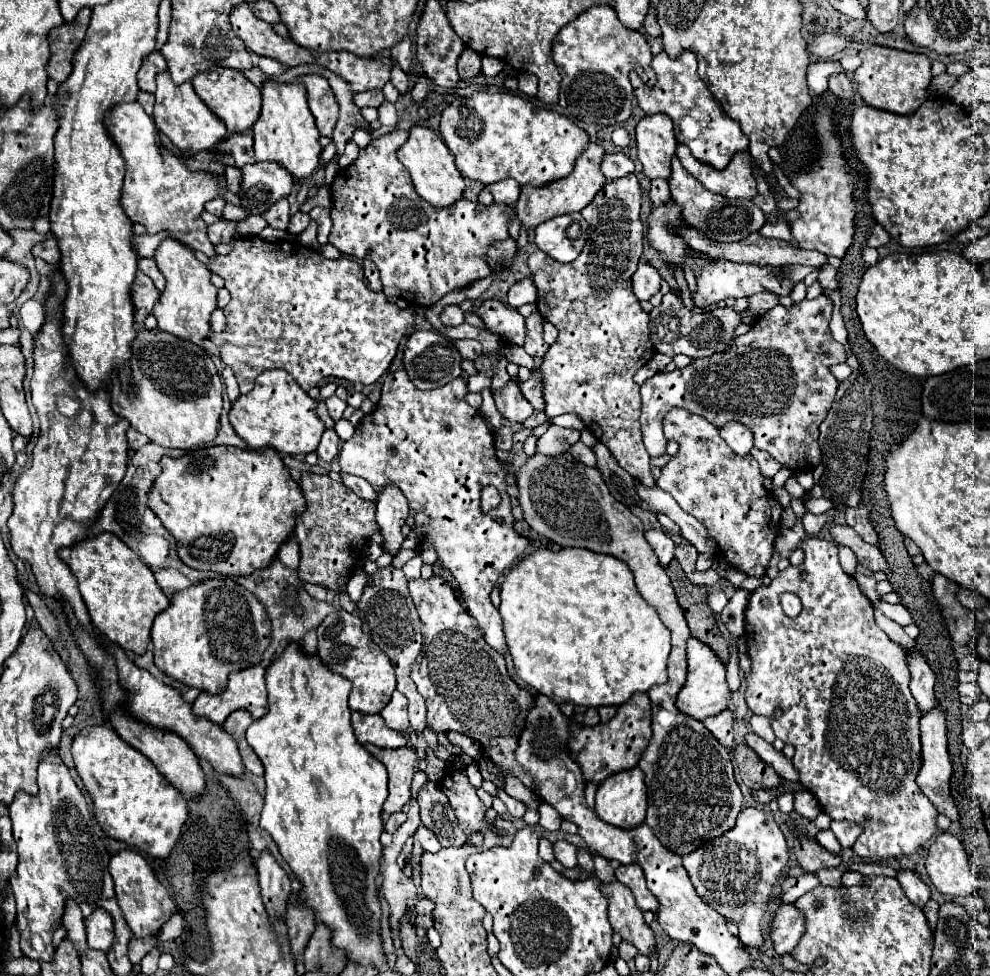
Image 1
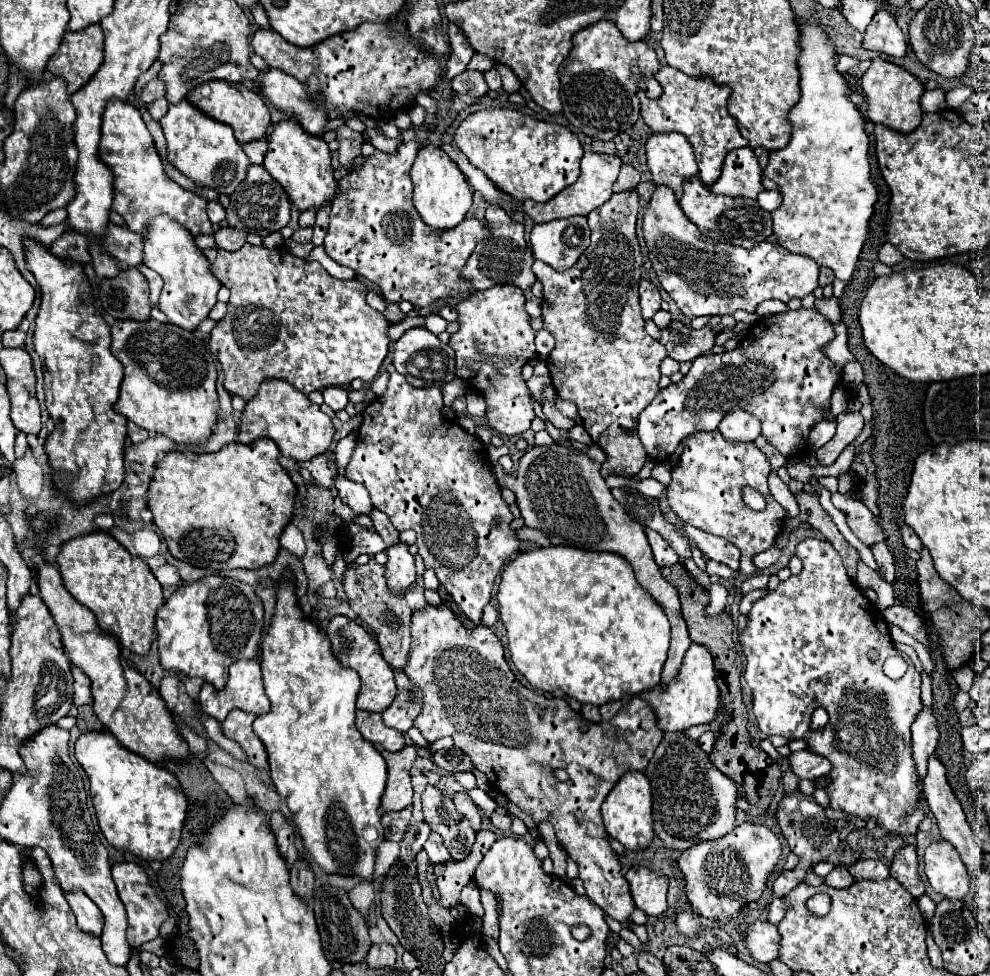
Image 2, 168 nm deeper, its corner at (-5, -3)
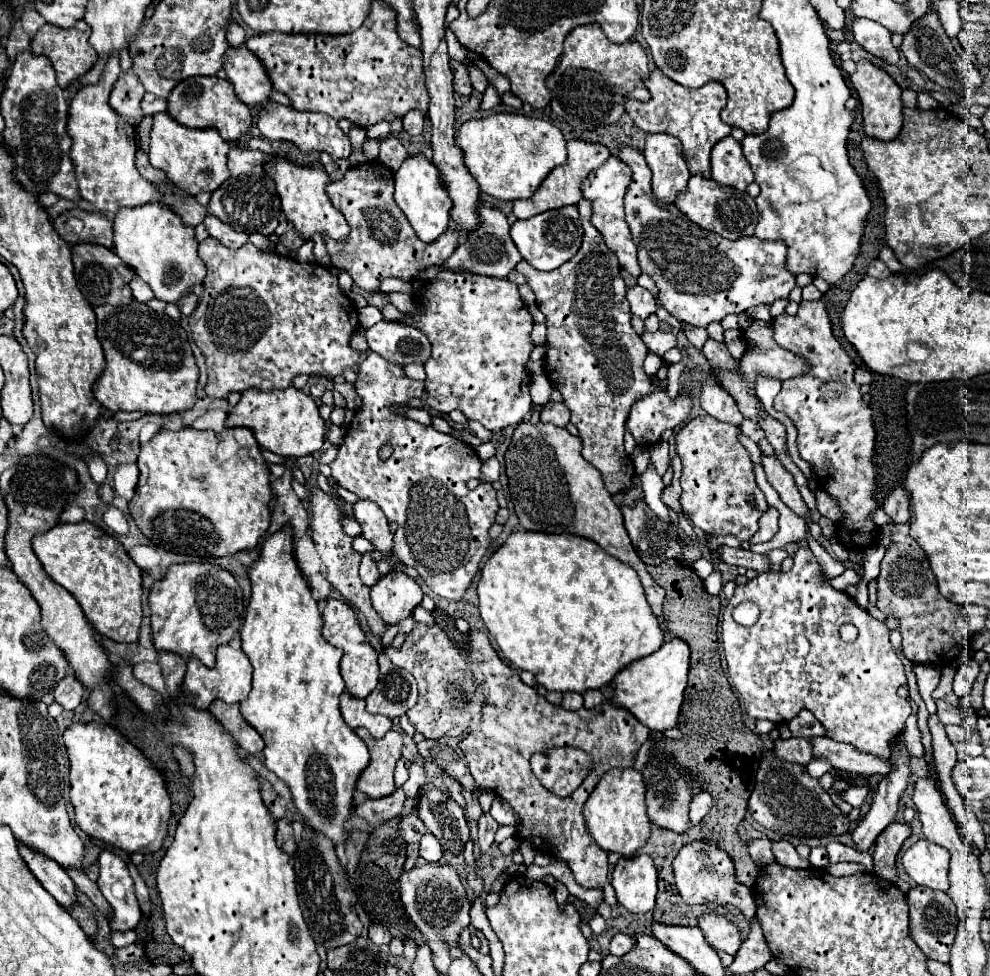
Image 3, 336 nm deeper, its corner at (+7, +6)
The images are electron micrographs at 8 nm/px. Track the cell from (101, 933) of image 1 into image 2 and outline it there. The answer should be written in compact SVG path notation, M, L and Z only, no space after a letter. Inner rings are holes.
M64 890L64 896L66 896L76 920L78 920L80 930L100 936L102 926L104 926L104 918L102 918L102 912L98 910L98 906L80 890L72 890L72 892Z

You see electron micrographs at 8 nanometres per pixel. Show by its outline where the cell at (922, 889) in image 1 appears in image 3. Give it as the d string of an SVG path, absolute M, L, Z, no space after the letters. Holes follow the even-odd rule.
M894 823L892 827L886 827L880 833L880 839L876 841L876 863L874 863L876 875L888 879L890 883L898 881L896 855L908 837L910 837L910 825L906 823Z

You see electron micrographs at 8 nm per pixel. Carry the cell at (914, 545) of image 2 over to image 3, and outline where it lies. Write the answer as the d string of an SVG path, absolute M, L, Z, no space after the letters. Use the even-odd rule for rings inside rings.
M896 487L888 499L884 501L884 507L886 515L894 521L894 523L906 523L910 519L910 511L908 511L908 497L904 495L904 489L902 487Z

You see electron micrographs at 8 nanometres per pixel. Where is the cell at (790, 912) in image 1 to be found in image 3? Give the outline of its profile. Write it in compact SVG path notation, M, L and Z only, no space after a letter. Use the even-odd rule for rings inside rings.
M702 915L698 921L700 921L698 927L704 931L704 937L714 949L726 951L730 955L738 953L744 939L736 923L718 915Z

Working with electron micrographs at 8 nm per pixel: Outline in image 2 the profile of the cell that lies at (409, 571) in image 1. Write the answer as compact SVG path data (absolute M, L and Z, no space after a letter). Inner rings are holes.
M418 576L418 580L416 580L416 586L414 586L412 590L406 592L406 604L408 604L408 608L410 608L412 612L418 612L418 610L426 608L426 600L424 600L424 584L422 584L420 576Z

